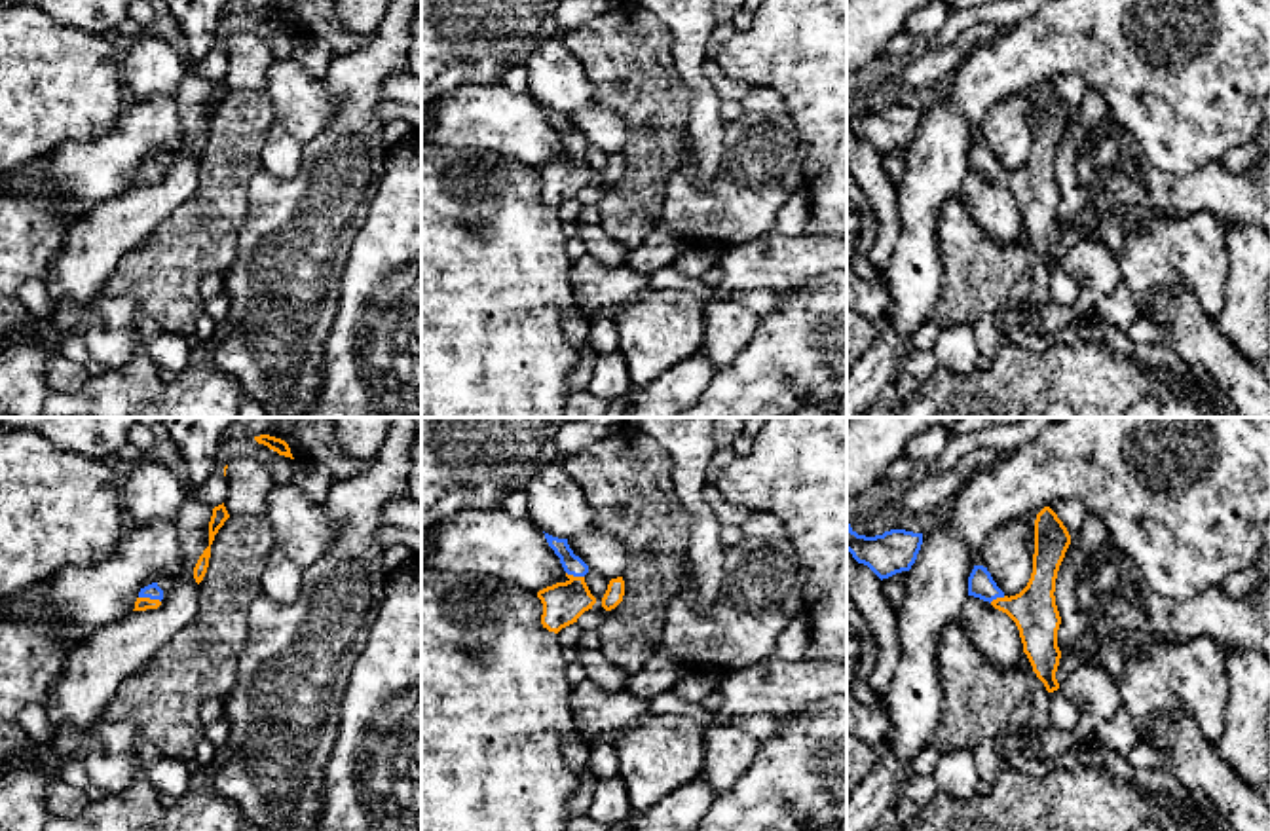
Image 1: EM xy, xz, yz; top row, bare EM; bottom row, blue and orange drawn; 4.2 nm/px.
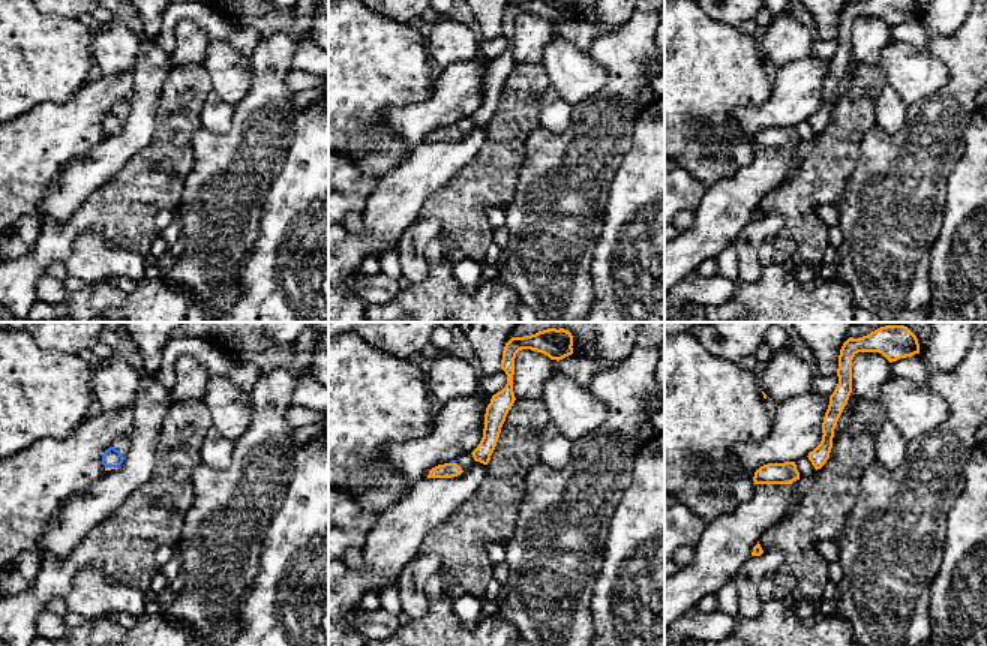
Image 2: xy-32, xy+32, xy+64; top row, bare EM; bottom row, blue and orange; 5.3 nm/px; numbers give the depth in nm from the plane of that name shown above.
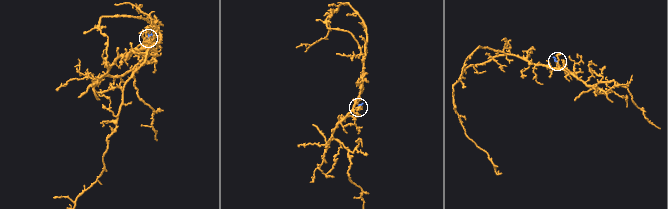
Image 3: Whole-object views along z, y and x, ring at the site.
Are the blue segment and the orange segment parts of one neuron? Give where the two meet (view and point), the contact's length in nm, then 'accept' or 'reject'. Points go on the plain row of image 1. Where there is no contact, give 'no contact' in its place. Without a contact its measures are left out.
meets blue in xy at (150, 173); contact 100 nm long; accept

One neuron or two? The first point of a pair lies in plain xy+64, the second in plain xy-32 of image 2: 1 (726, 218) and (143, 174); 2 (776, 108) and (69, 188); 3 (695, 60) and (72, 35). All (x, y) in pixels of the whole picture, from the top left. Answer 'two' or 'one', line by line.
1: two
2: two
3: one

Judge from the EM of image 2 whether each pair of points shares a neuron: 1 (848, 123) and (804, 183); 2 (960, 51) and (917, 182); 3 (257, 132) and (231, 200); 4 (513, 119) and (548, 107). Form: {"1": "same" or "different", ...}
{"1": "same", "2": "same", "3": "same", "4": "different"}

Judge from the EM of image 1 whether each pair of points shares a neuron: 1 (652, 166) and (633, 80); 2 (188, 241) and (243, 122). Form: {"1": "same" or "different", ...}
{"1": "same", "2": "same"}

